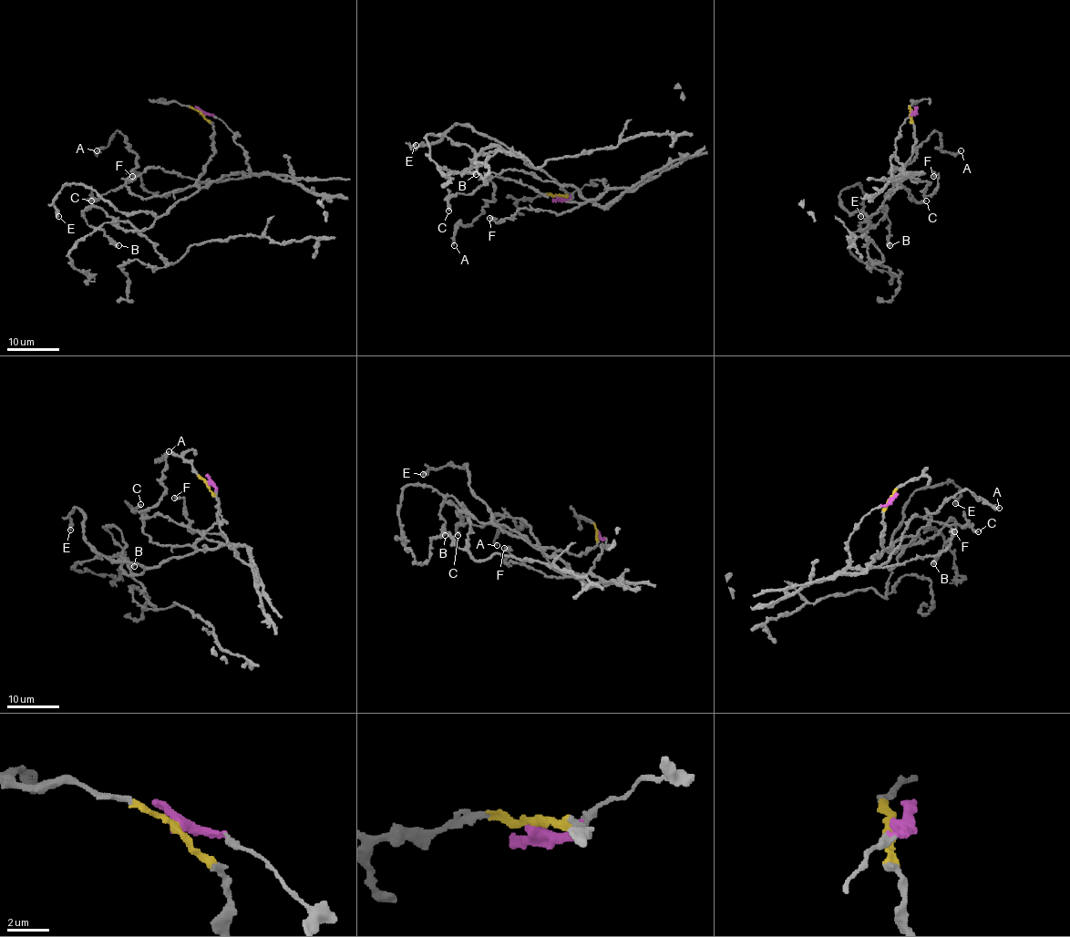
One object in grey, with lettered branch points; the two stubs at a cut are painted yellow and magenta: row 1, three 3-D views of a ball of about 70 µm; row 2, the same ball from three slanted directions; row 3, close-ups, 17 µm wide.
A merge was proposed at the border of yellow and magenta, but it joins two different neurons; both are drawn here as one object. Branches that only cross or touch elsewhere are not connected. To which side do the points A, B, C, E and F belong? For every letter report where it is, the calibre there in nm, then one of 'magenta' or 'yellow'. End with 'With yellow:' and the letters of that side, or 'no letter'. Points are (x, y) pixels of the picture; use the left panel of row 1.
A: (97, 150) | 320 nm | yellow
B: (118, 245) | 550 nm | yellow
C: (91, 200) | 440 nm | magenta
E: (58, 216) | 460 nm | yellow
F: (132, 176) | 440 nm | magenta
With yellow: A, B, E

